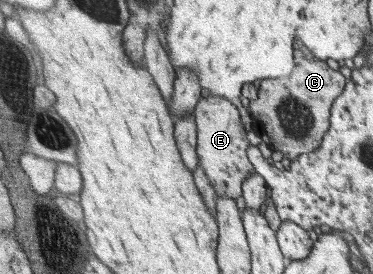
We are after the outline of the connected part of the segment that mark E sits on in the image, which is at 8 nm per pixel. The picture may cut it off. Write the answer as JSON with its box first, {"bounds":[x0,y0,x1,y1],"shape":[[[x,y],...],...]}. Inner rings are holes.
{"bounds":[195,94,256,198],"shape":[[[209,94],[202,97],[195,108],[196,124],[198,124],[198,160],[199,166],[206,169],[206,174],[212,181],[219,198],[243,197],[244,181],[256,173],[253,163],[250,162],[250,140],[240,110],[230,99],[220,95]]]}

